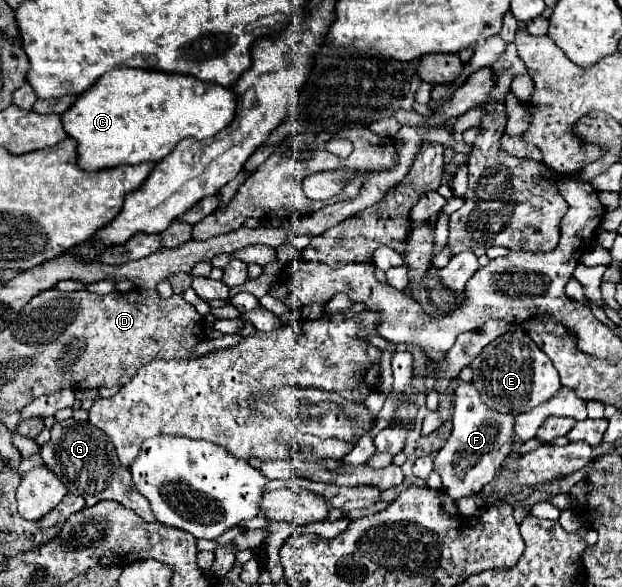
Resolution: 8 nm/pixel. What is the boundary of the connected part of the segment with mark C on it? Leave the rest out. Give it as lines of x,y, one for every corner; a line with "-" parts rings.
115,68
103,74
91,90
83,92
77,102
61,114
65,132
77,140
79,158
83,170
103,170
123,164
141,164
141,162
159,162
187,136
195,140
205,140
227,126
231,126
237,108
237,94
221,84
203,82
189,74
159,72
145,68

